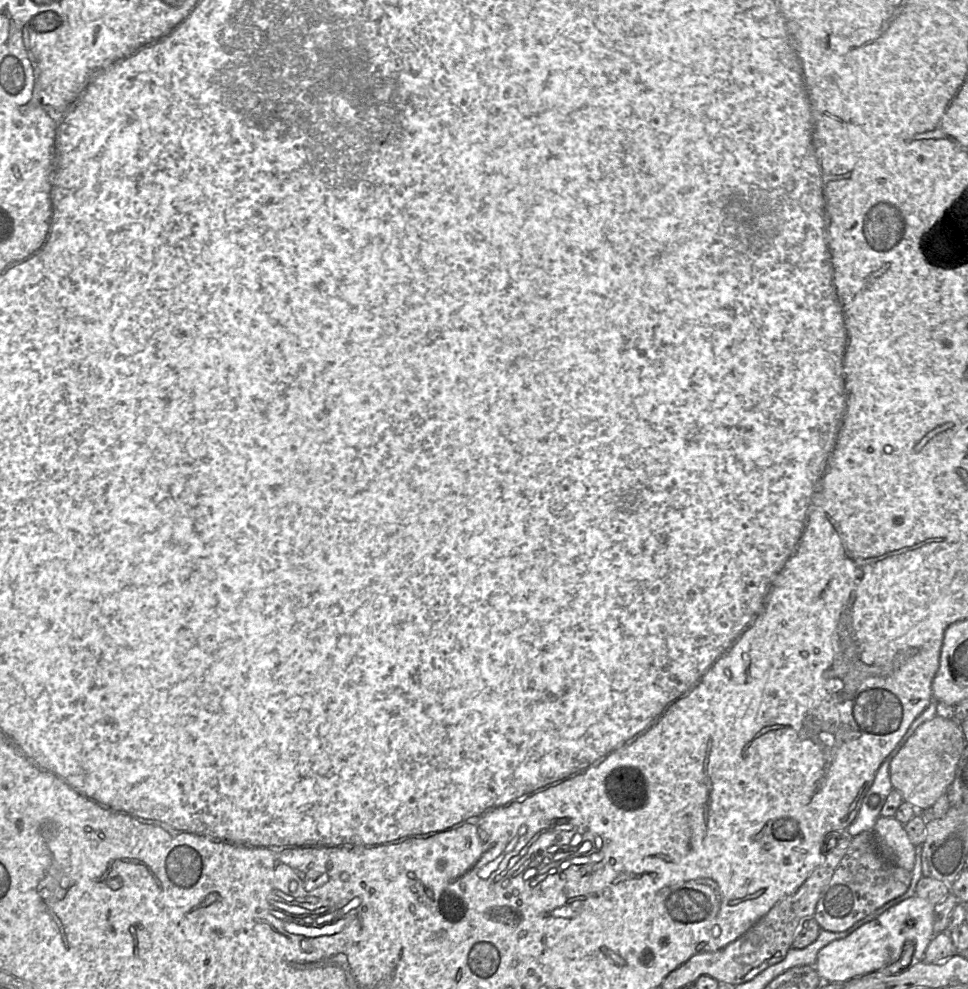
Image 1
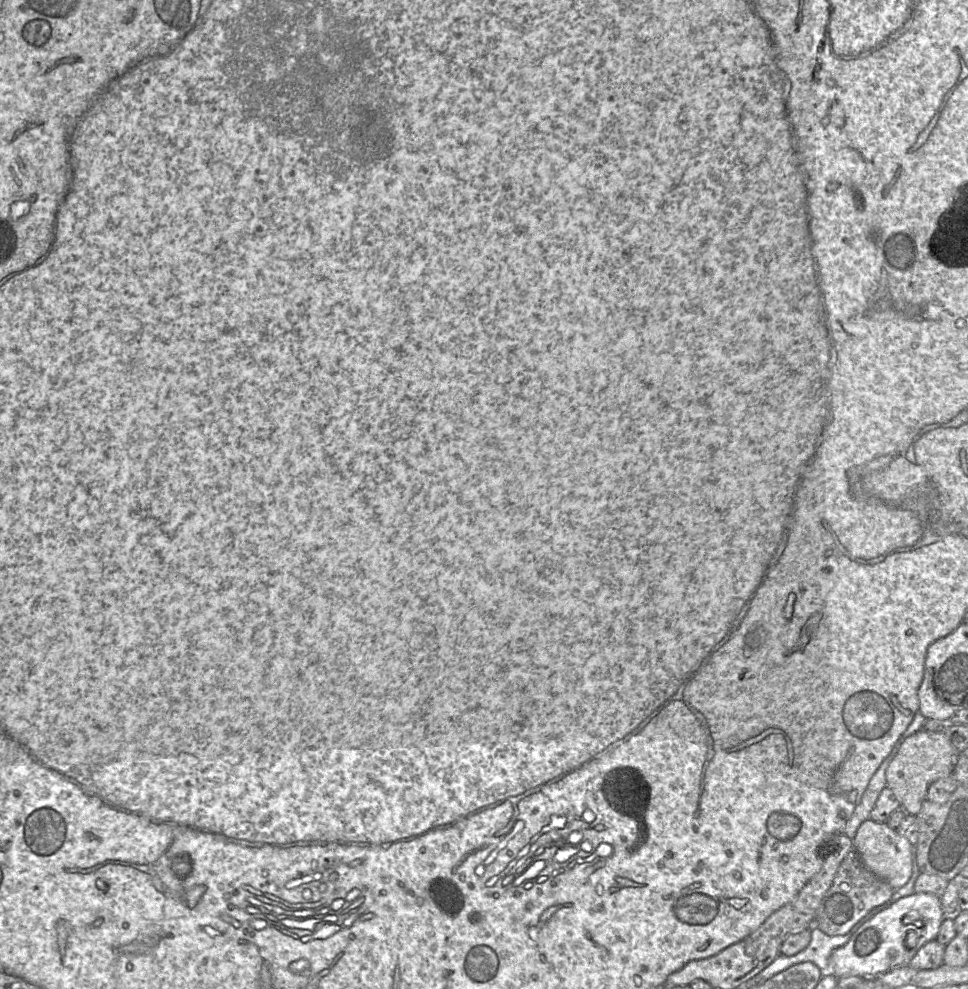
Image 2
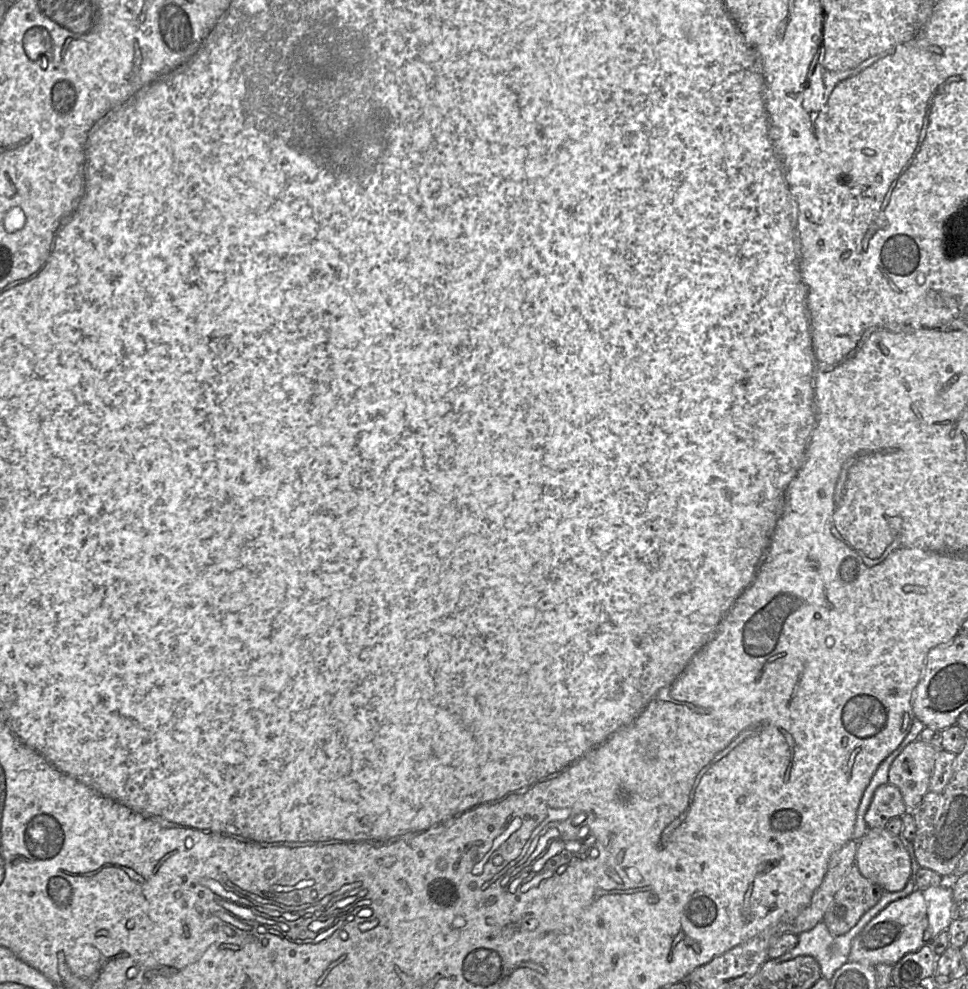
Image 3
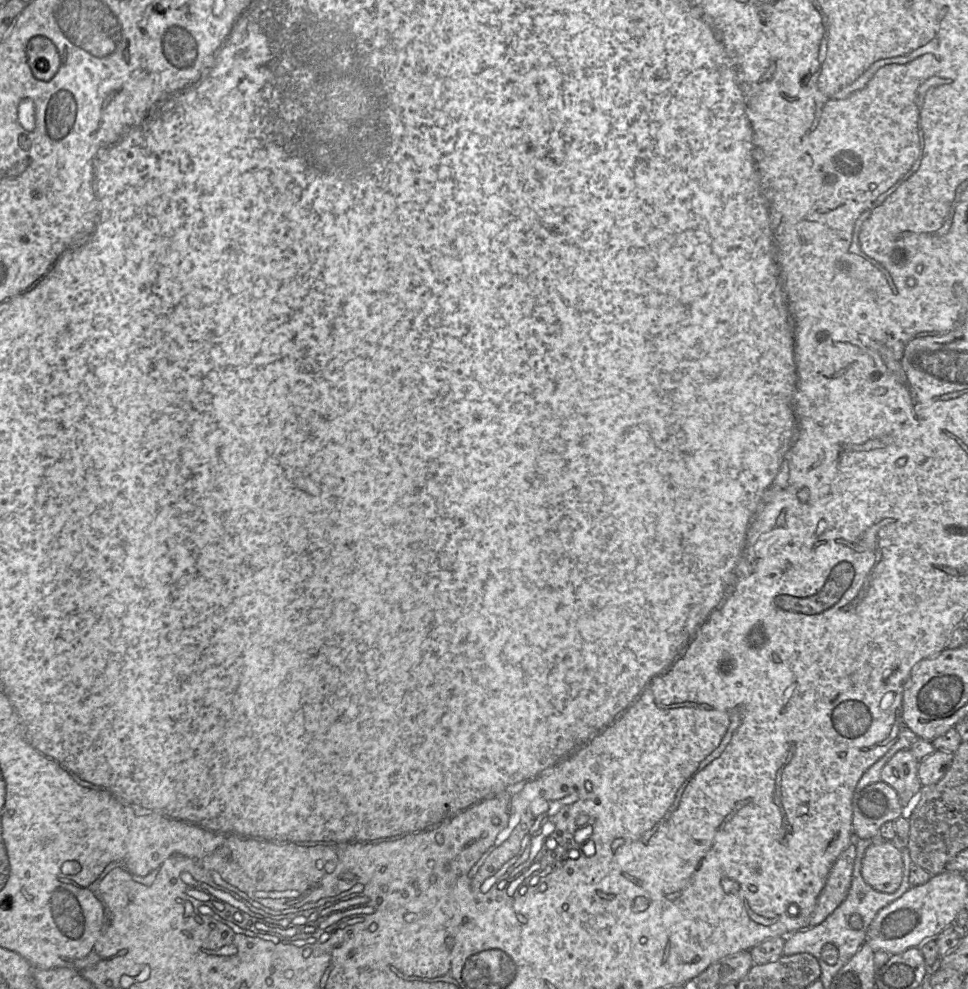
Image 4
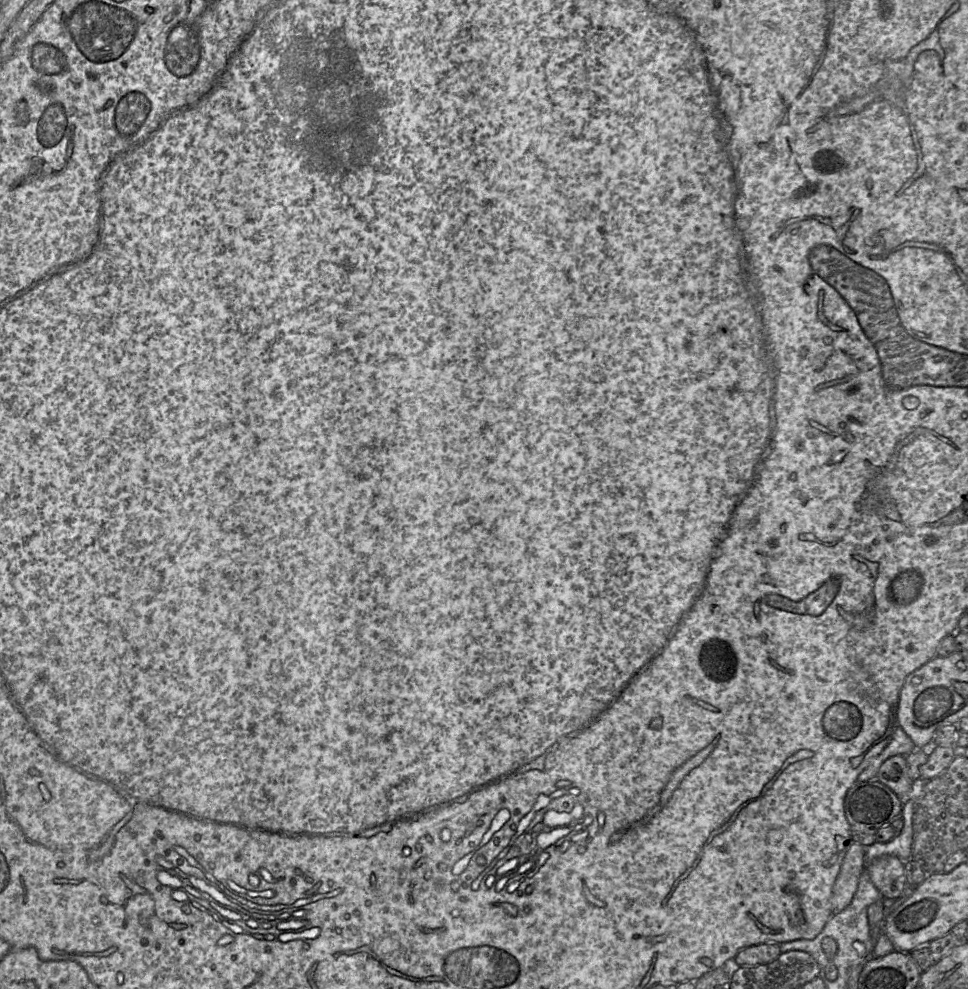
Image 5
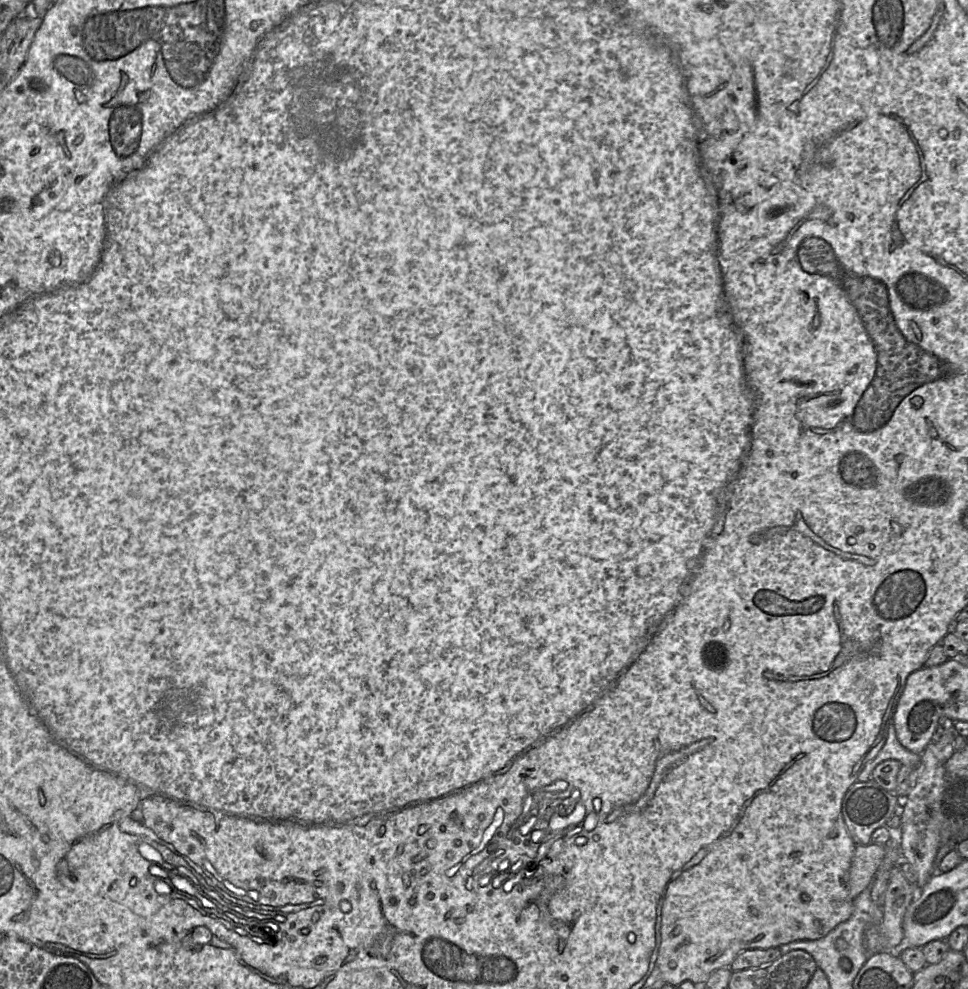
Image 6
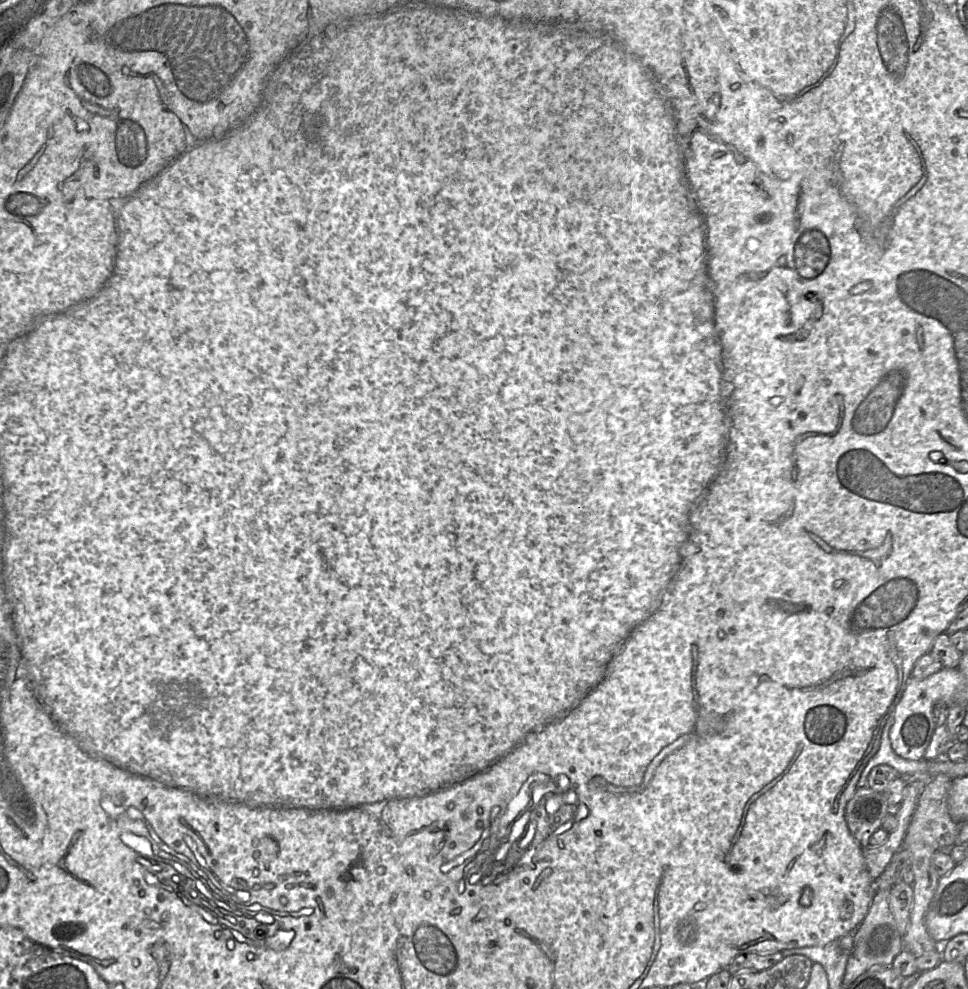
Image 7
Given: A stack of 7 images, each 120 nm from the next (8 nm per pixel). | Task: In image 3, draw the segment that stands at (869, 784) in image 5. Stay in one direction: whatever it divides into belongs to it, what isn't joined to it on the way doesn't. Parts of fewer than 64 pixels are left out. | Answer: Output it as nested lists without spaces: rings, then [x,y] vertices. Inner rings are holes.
[[[886,783],[875,790],[865,822],[868,829],[885,828],[890,819],[902,817],[905,813],[906,806],[899,789]]]

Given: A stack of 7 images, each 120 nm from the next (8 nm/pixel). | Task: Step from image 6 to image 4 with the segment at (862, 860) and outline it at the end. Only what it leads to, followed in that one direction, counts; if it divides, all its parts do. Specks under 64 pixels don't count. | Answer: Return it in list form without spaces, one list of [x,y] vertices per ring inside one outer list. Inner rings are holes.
[[[854,840],[833,864],[811,914],[808,927],[814,927],[823,922],[846,899],[852,883],[855,858]]]

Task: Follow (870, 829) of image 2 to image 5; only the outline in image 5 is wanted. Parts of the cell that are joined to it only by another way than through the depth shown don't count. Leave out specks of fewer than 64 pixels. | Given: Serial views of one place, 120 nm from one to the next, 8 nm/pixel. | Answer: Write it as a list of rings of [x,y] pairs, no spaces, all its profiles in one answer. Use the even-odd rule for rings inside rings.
[[[882,855],[875,858],[866,870],[884,898],[896,899],[908,886],[904,861],[896,856]]]

